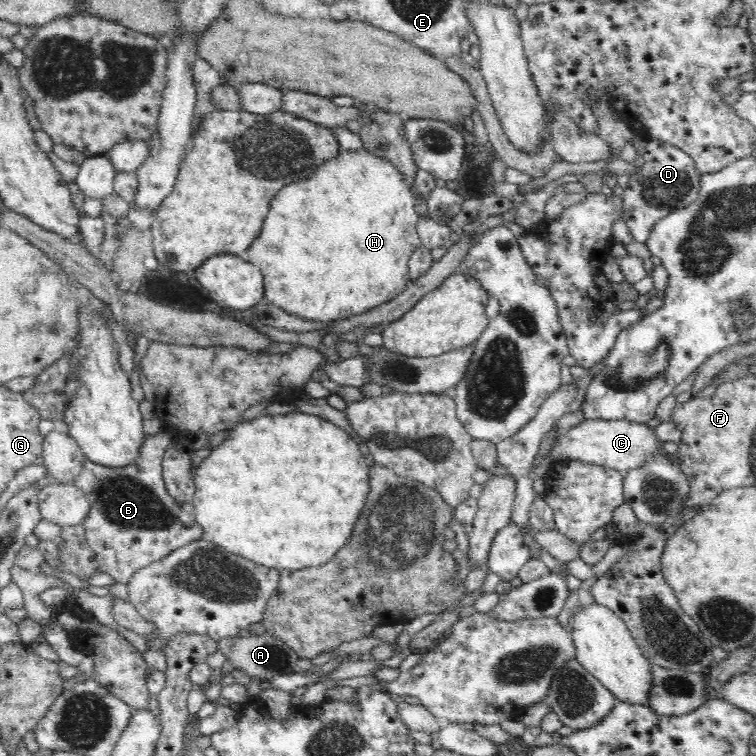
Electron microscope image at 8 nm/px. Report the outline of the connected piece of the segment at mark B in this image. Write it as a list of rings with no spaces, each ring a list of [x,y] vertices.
[[[162,429],[158,434],[144,438],[133,461],[117,467],[98,464],[86,457],[80,472],[70,480],[79,491],[82,491],[83,497],[90,505],[90,510],[82,521],[87,545],[95,553],[99,570],[106,572],[115,582],[127,584],[139,568],[160,560],[175,548],[186,546],[203,536],[203,528],[197,521],[193,503],[177,501],[168,492],[162,476],[164,456],[172,442],[170,432]]]

